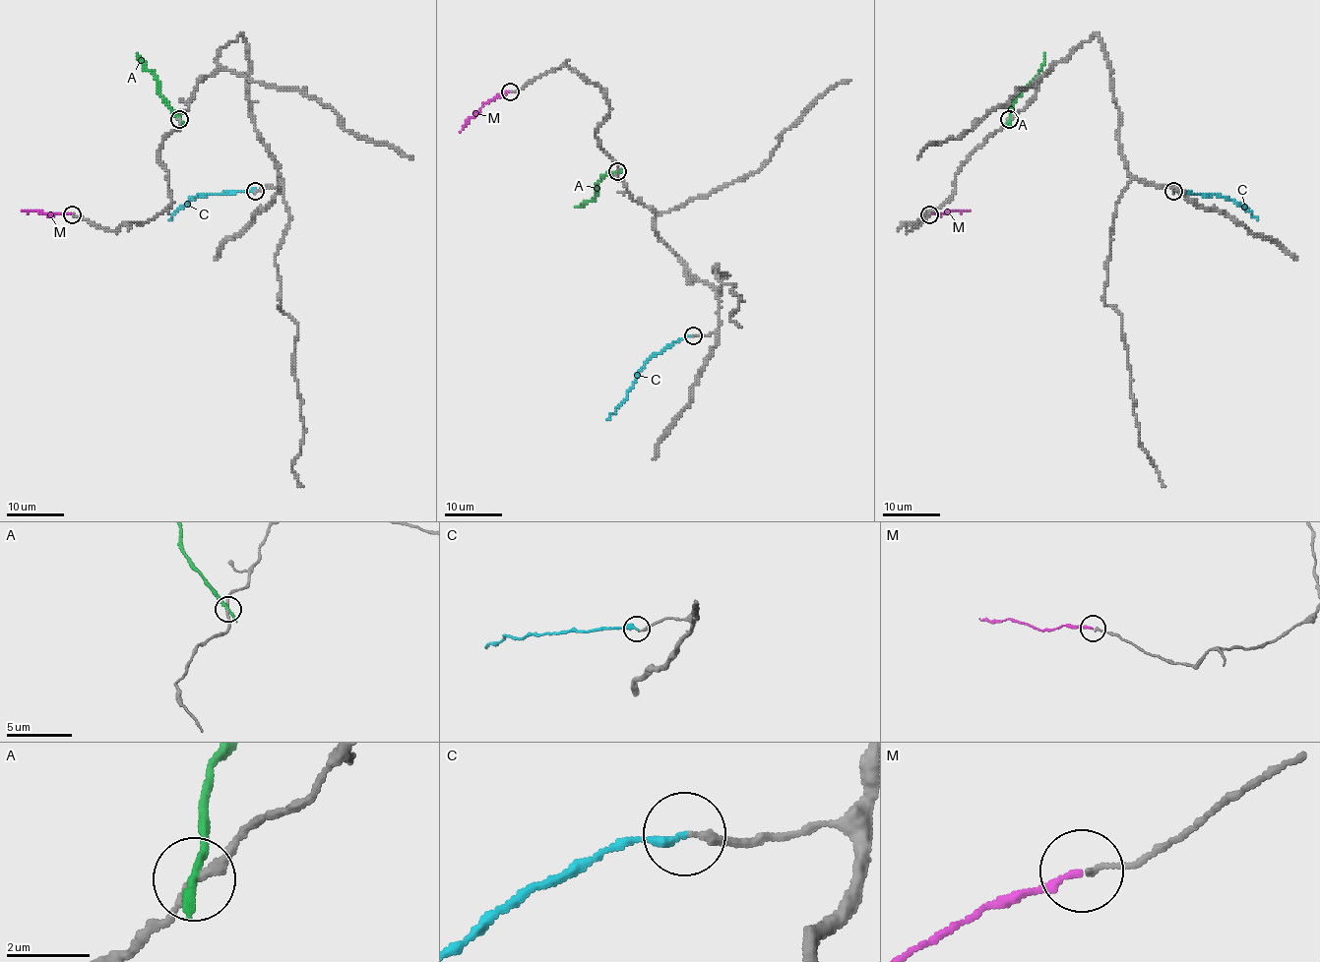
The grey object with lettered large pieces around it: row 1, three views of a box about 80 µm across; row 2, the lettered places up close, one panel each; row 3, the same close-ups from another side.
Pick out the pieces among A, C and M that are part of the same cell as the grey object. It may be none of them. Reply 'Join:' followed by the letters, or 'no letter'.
Join: C, M

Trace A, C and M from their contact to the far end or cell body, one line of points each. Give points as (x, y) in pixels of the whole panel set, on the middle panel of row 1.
A: (617, 171), (607, 173), (597, 183), (596, 196), (576, 208)
C: (693, 334), (671, 342), (649, 358), (627, 395), (607, 419)
M: (510, 92), (486, 102), (461, 133)

